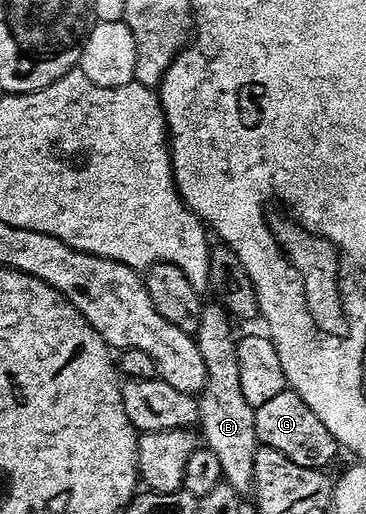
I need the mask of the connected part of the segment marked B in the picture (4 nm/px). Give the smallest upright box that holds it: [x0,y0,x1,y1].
[194,305,258,496]

